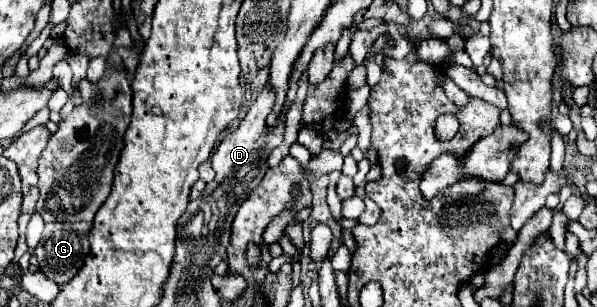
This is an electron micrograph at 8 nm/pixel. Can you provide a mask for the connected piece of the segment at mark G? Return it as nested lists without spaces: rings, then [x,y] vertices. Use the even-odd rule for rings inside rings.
[[[50,223],[36,247],[40,269],[58,285],[68,283],[90,251],[90,223]]]

